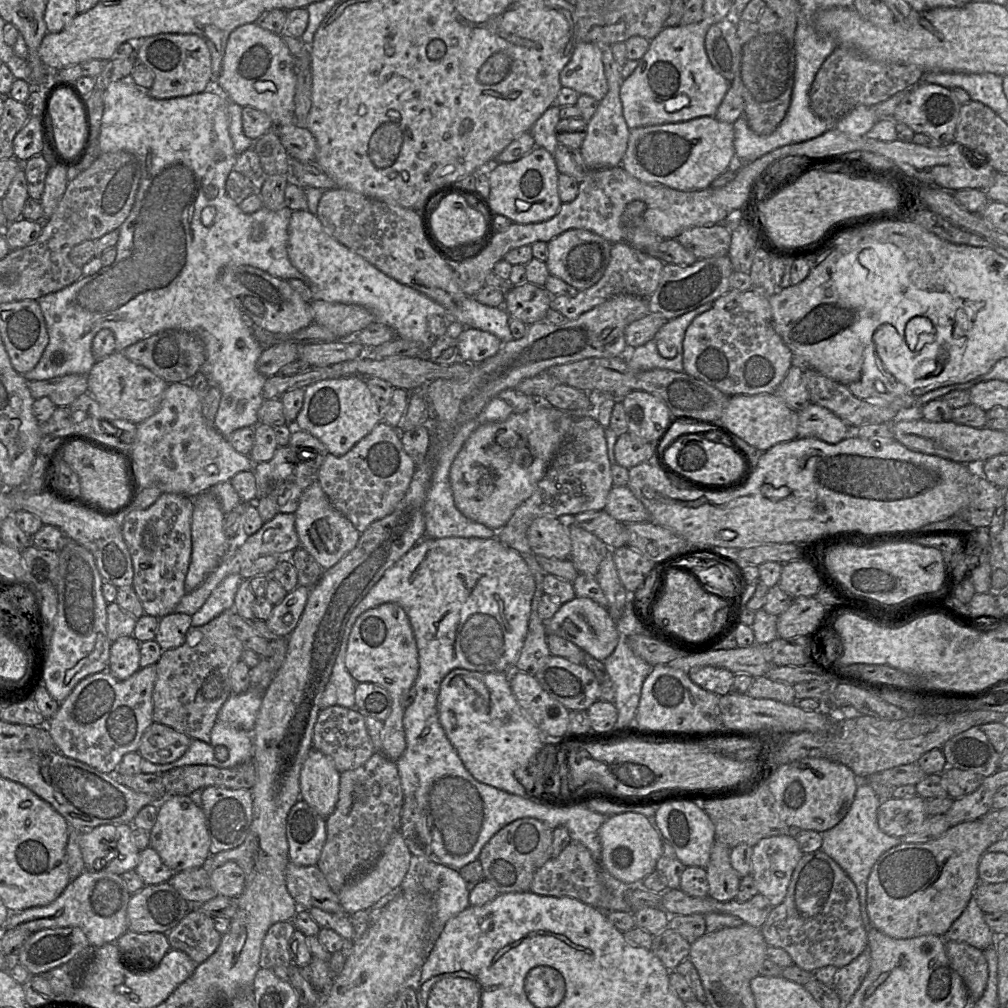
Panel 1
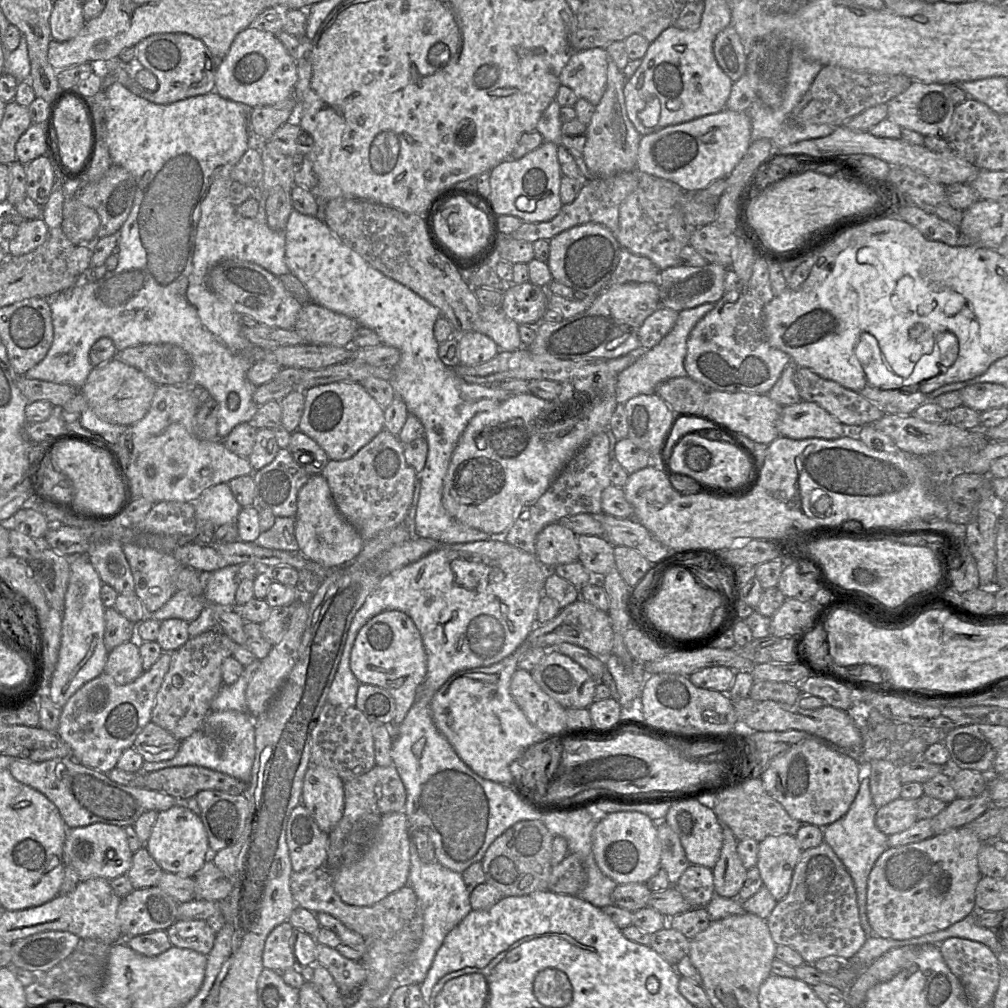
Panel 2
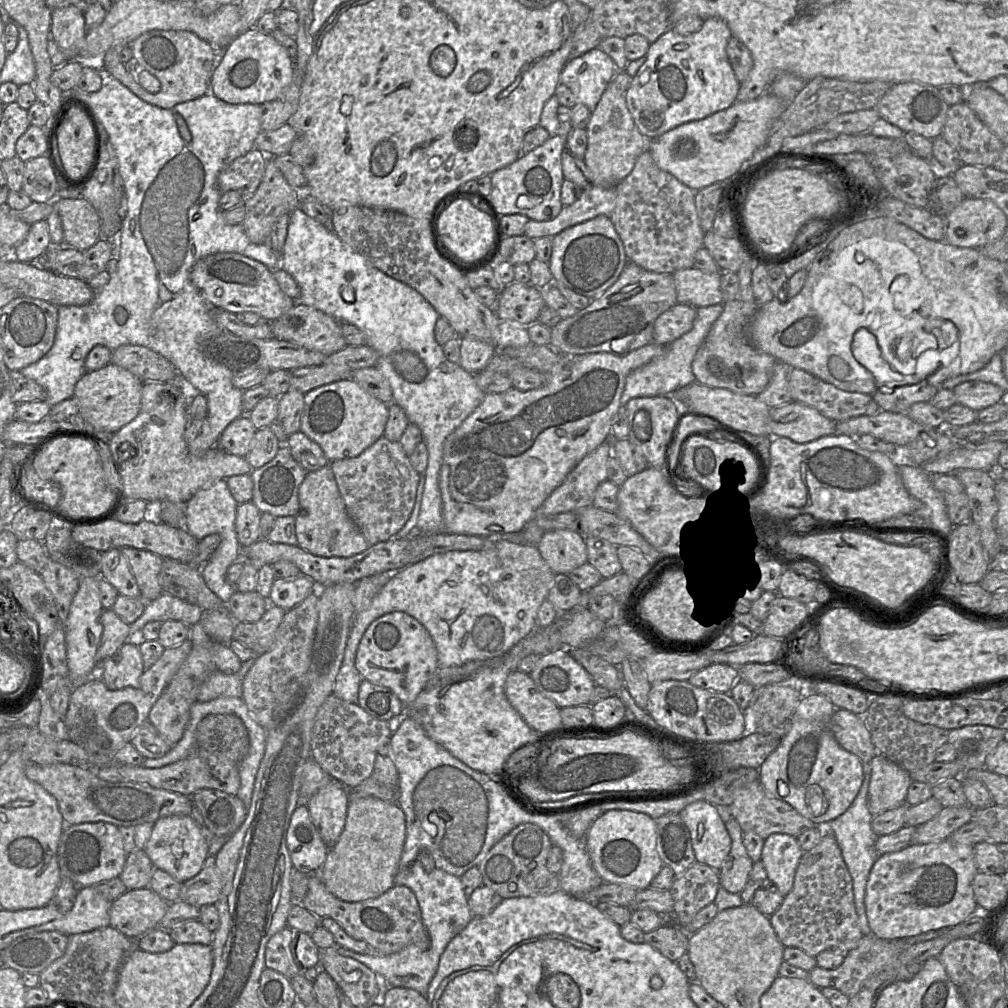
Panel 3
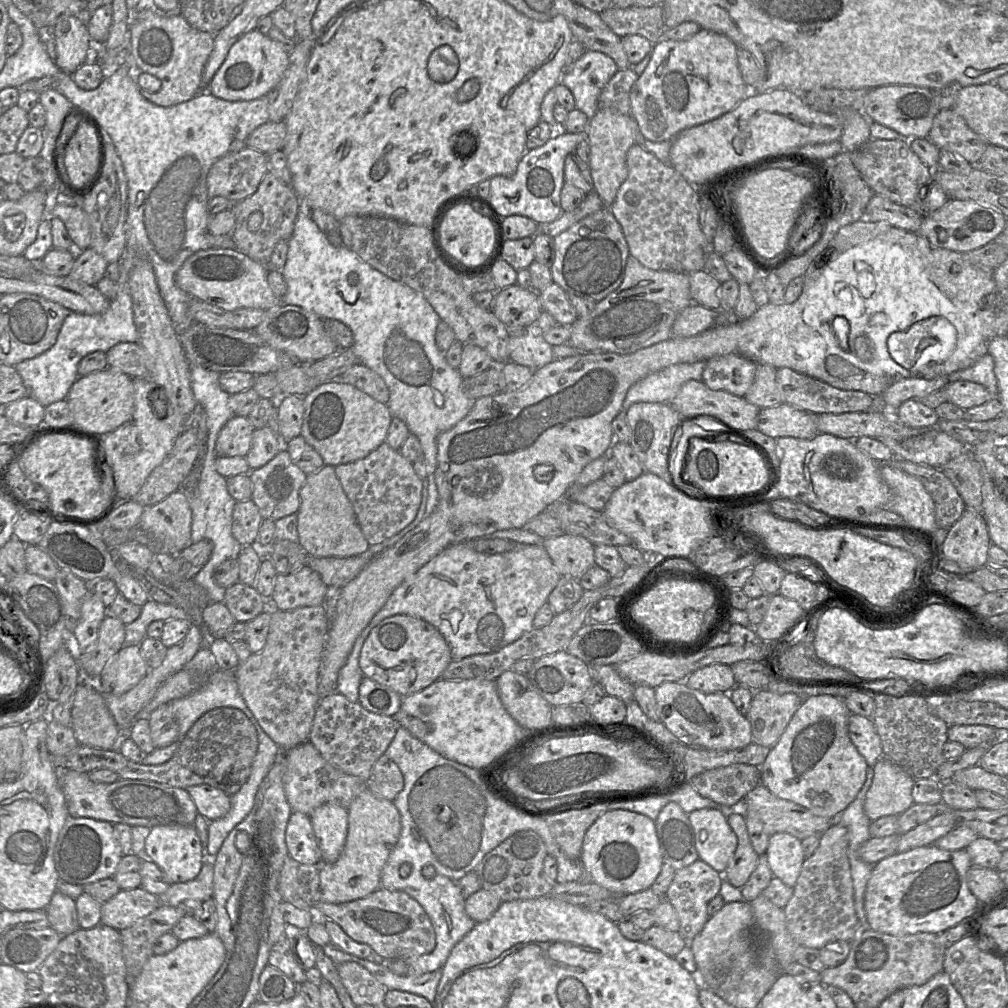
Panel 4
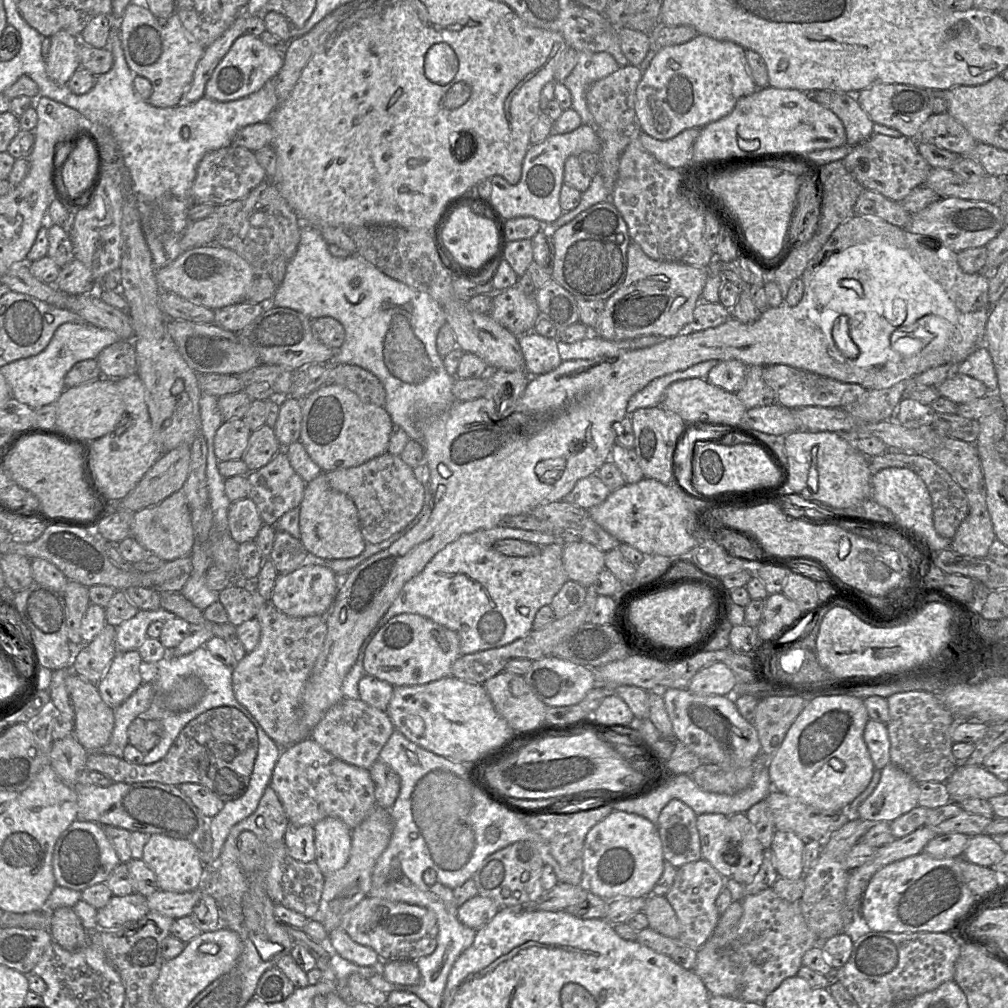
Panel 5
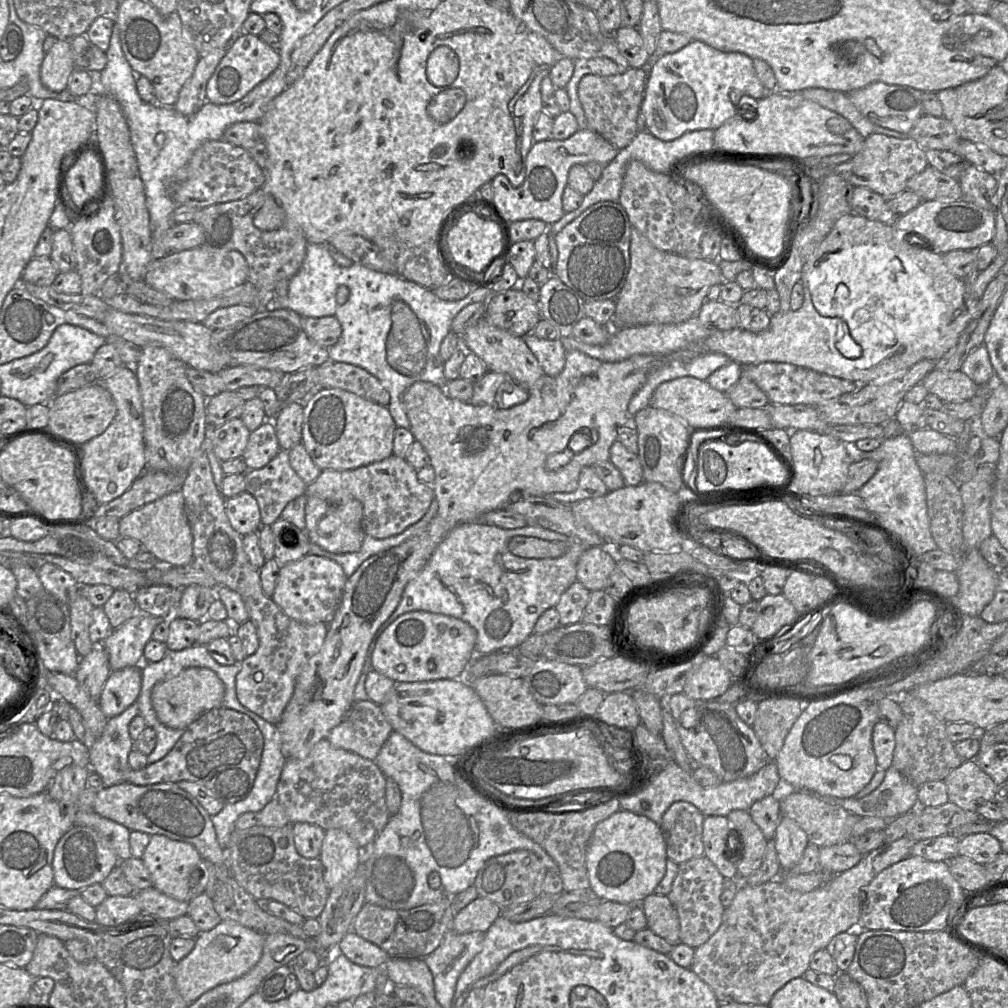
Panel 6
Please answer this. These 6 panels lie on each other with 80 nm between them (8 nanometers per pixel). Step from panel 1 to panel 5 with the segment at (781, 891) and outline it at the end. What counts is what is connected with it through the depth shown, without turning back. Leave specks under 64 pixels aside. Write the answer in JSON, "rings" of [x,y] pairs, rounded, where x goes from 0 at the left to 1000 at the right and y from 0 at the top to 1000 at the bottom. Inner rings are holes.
{"rings":[[[770,823],[764,842],[773,870],[791,873],[797,871],[799,836],[787,825]]]}

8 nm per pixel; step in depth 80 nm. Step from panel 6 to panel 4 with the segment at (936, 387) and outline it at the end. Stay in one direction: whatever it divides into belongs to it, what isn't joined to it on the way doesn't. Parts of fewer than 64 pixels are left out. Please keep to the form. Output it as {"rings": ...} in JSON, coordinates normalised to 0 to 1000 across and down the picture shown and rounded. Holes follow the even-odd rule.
{"rings":[[[959,377],[940,380],[936,386],[939,397],[956,407],[974,402],[987,394],[977,383]]]}

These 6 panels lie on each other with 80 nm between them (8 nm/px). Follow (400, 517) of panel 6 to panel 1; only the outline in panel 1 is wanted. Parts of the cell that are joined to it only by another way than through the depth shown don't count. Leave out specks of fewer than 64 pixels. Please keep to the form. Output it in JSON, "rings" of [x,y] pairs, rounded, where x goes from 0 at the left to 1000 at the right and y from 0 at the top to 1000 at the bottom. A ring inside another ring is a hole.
{"rings":[[[378,418],[343,450],[332,452],[326,449],[315,465],[315,477],[331,503],[359,529],[368,519],[392,506],[406,484],[412,464],[411,456],[400,444],[396,428]]]}

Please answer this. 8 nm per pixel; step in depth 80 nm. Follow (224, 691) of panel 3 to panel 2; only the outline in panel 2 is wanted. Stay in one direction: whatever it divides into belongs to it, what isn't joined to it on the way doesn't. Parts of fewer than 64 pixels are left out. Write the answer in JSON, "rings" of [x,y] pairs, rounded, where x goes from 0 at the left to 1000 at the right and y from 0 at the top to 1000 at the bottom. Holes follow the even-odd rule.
{"rings":[[[259,655],[243,661],[241,668],[231,679],[221,679],[209,696],[209,705],[237,705],[246,706],[244,696],[244,683],[251,669],[257,662]]]}

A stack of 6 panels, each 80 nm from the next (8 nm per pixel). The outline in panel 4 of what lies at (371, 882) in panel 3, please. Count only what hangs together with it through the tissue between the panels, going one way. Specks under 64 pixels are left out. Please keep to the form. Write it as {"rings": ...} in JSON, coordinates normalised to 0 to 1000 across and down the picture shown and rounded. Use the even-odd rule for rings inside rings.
{"rings":[[[365,783],[353,791],[344,806],[345,825],[337,850],[330,856],[317,856],[318,894],[325,896],[342,896],[362,891],[376,882],[379,862],[398,826],[398,811],[391,796],[372,790]]]}

